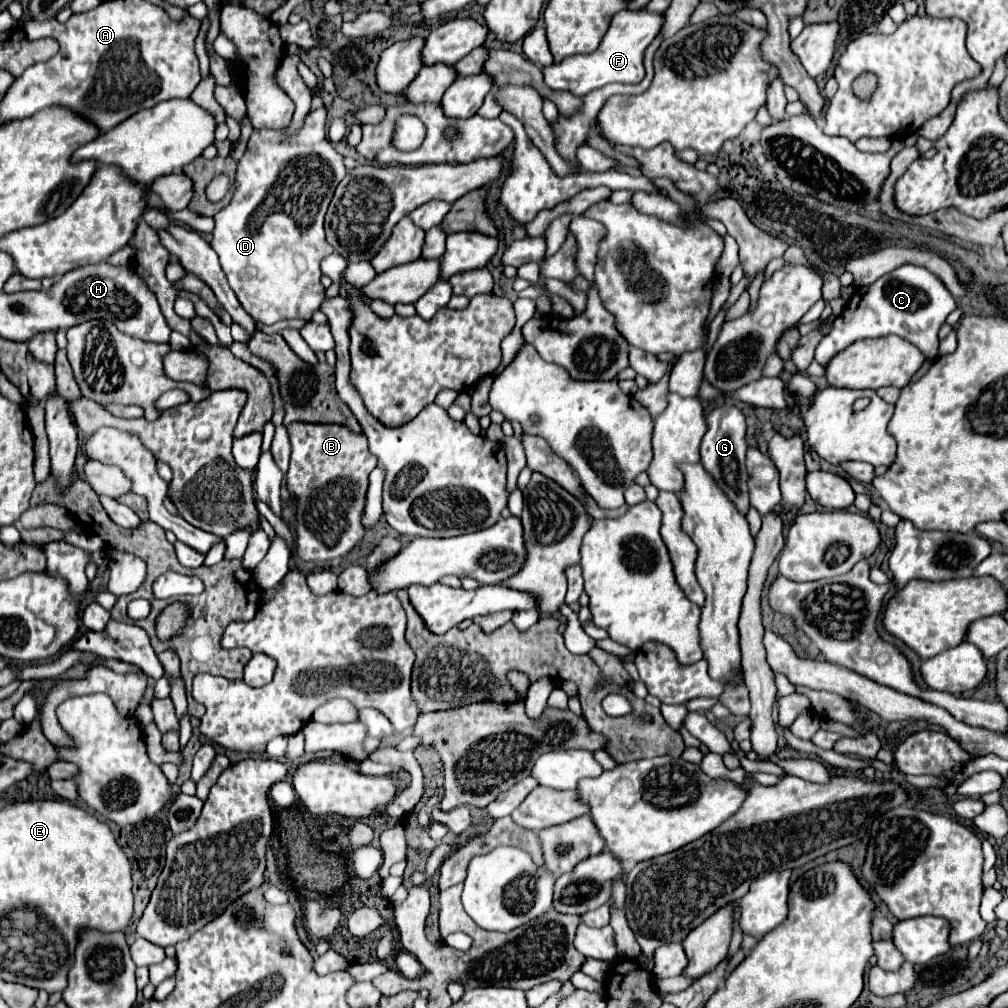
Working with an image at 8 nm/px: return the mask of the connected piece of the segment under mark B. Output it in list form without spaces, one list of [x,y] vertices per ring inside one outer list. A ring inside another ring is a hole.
[[[295,421],[287,427],[287,433],[291,439],[287,491],[297,505],[297,555],[303,561],[345,557],[367,533],[361,525],[361,517],[369,487],[369,473],[377,467],[377,457],[369,451],[365,435],[349,431],[347,425]]]

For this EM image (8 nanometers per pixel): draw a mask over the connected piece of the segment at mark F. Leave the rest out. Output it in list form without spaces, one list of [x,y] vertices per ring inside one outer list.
[[[645,9],[619,11],[617,15],[613,15],[609,31],[605,33],[597,51],[585,53],[585,55],[573,55],[561,61],[559,65],[555,63],[549,67],[543,67],[545,85],[555,91],[571,91],[573,95],[583,97],[589,91],[599,89],[607,83],[639,83],[645,77],[645,71],[643,71],[645,49],[657,37],[663,21],[665,21],[663,13],[649,13]]]

